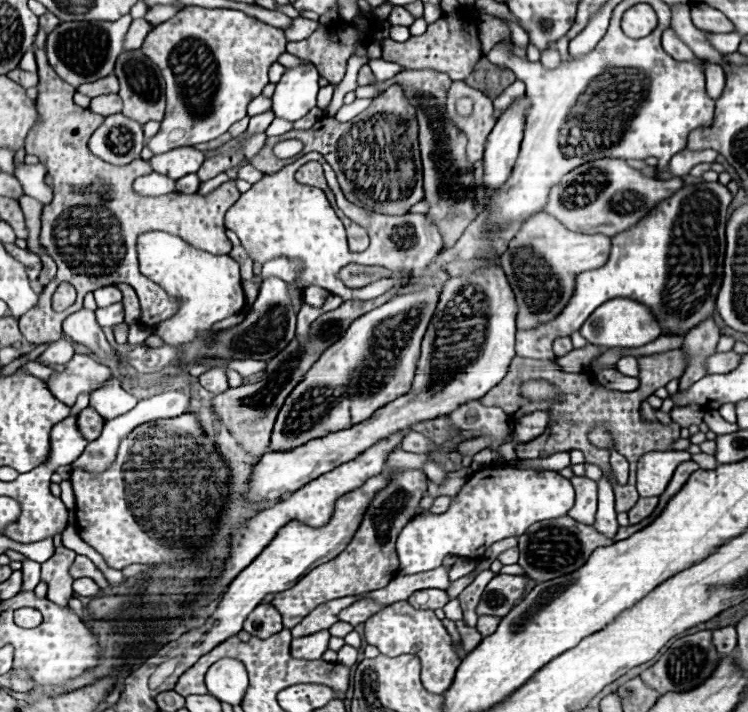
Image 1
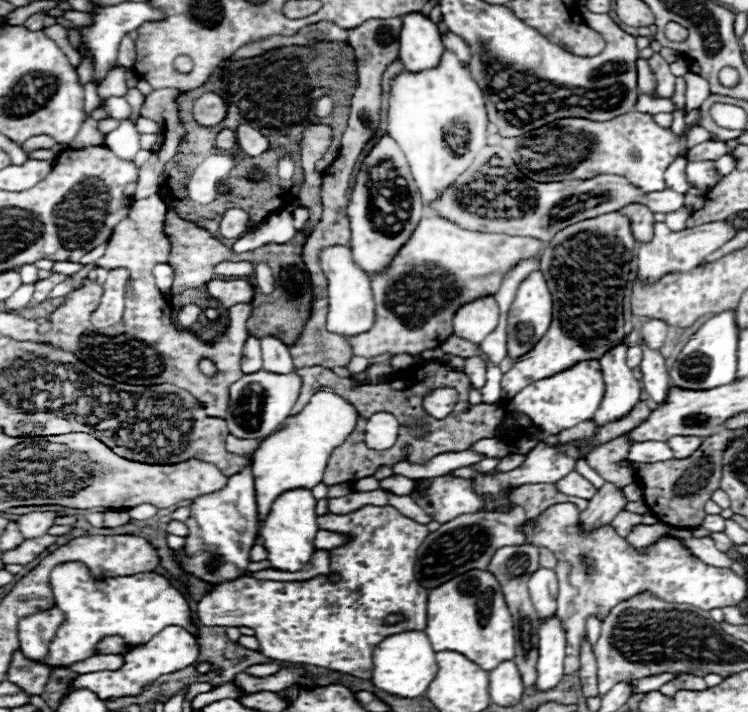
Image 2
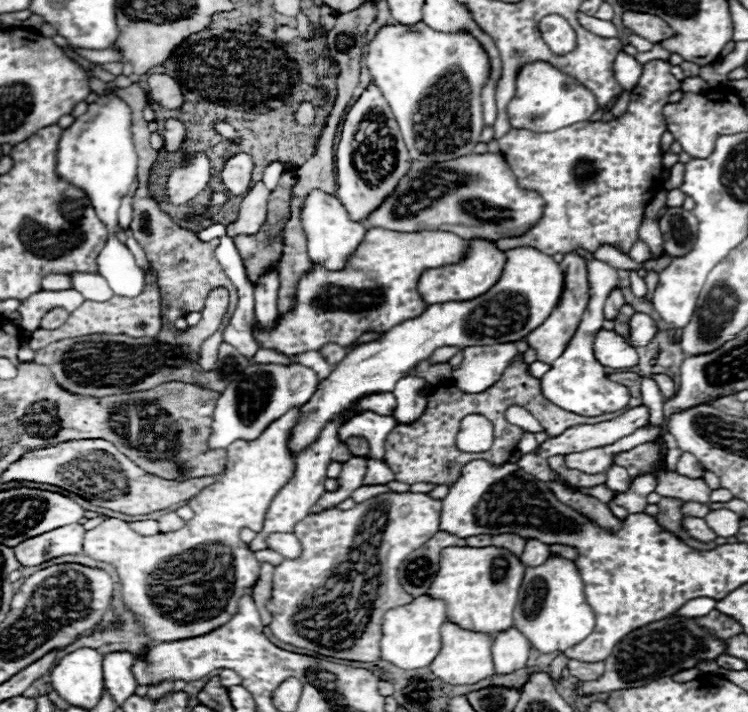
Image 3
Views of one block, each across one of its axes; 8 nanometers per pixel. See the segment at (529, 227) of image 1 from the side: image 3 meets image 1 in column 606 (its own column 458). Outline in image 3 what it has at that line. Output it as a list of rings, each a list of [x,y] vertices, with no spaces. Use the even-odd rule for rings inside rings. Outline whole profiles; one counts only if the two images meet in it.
[[[370,228],[356,248],[356,252],[348,258],[346,268],[342,270],[328,270],[322,264],[312,264],[310,272],[306,272],[296,288],[296,304],[284,316],[278,316],[270,330],[260,330],[258,320],[252,322],[252,334],[260,348],[280,352],[284,356],[296,356],[302,352],[318,350],[324,344],[340,344],[348,346],[356,338],[366,332],[388,332],[392,326],[400,324],[402,320],[416,318],[424,312],[428,304],[424,304],[418,296],[416,284],[424,270],[440,268],[444,264],[454,264],[460,260],[466,248],[466,240],[460,236],[452,236],[450,232],[388,232],[384,228]]]

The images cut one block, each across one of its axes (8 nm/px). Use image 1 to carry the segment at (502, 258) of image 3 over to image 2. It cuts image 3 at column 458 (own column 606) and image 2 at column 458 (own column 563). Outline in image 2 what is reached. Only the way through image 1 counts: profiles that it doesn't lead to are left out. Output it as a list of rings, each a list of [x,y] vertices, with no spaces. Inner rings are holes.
[[[494,296],[474,300],[472,304],[462,306],[454,314],[454,328],[460,328],[460,338],[476,340],[482,344],[488,334],[498,326],[498,304]]]

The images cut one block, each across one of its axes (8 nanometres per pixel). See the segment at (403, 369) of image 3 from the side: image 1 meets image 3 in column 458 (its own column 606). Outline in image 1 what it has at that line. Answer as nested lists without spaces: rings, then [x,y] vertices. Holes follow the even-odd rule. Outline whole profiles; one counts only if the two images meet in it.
[[[608,300],[608,302],[604,302],[582,324],[580,334],[588,340],[588,344],[606,346],[606,348],[614,348],[614,346],[640,348],[660,336],[658,322],[654,320],[654,316],[650,316],[650,310],[644,304],[638,304],[636,300]]]

